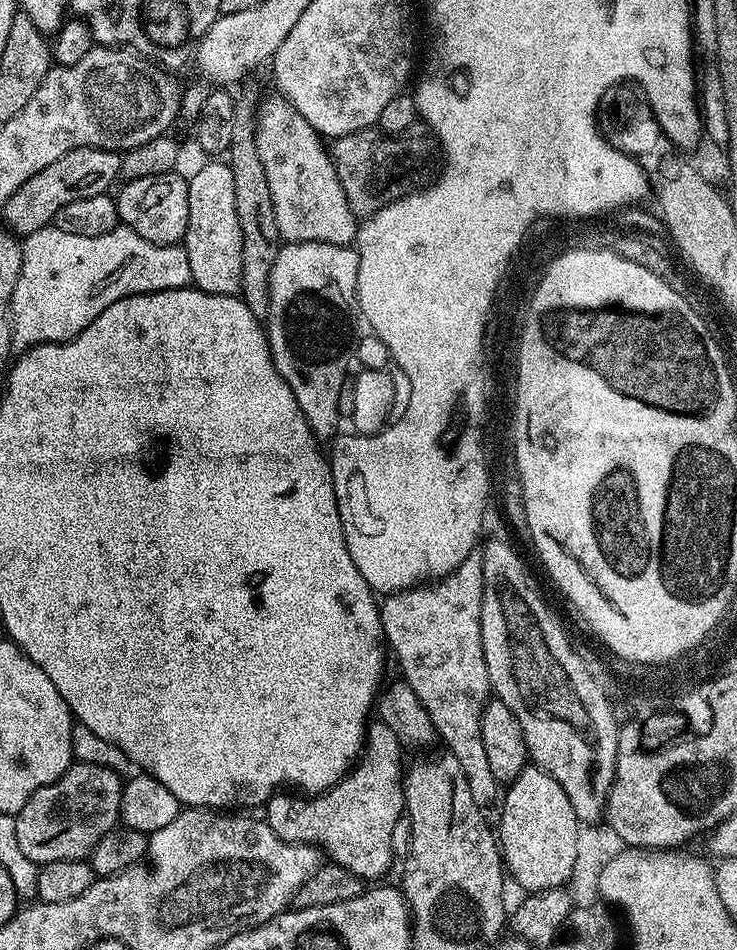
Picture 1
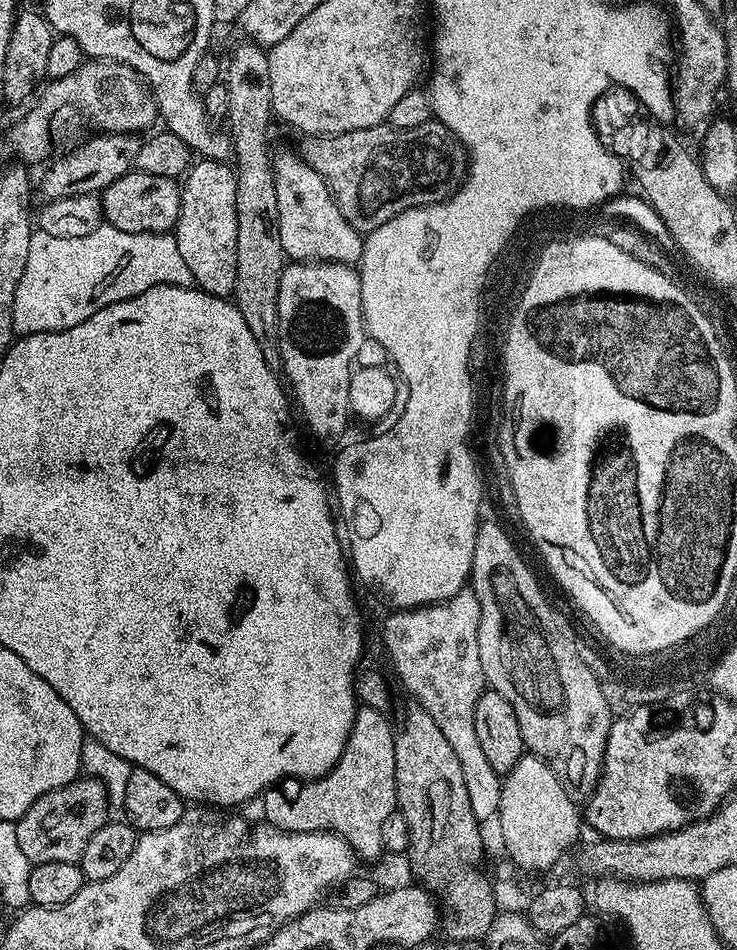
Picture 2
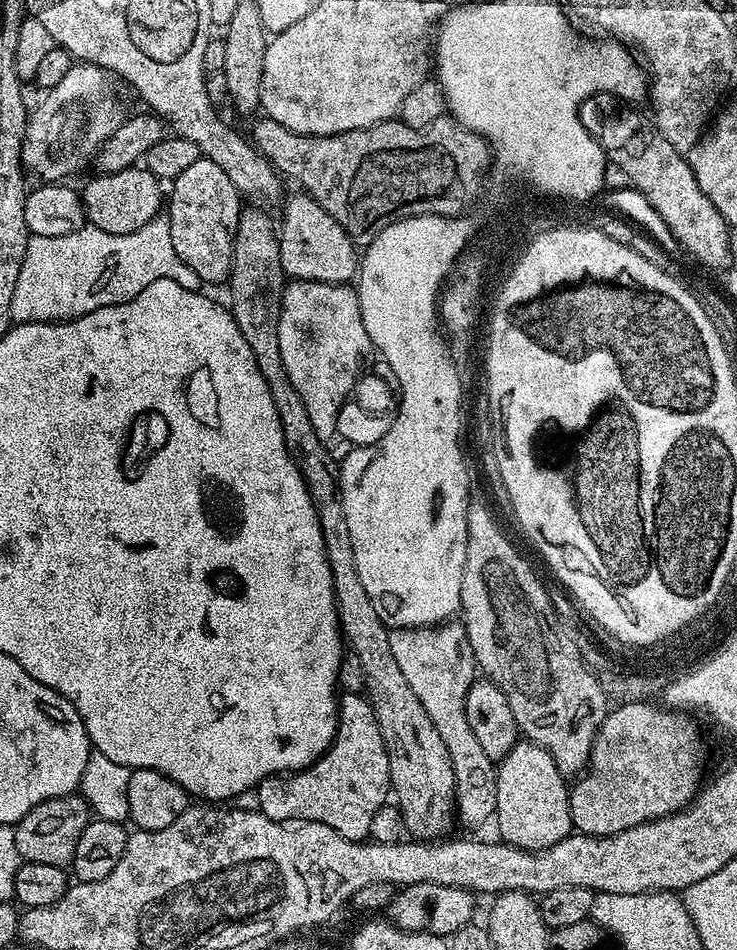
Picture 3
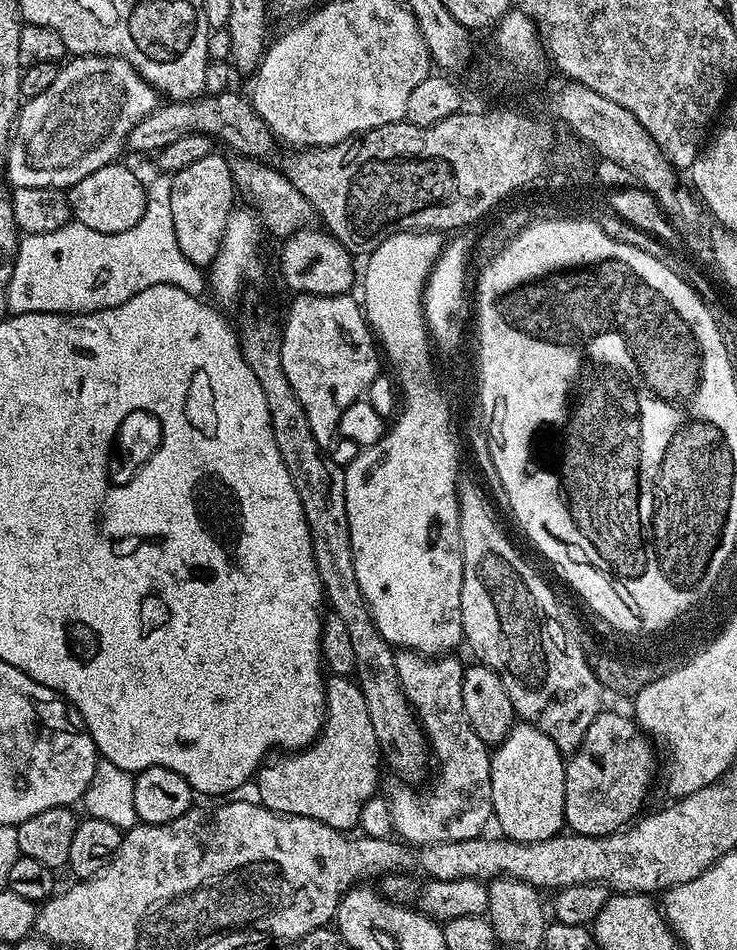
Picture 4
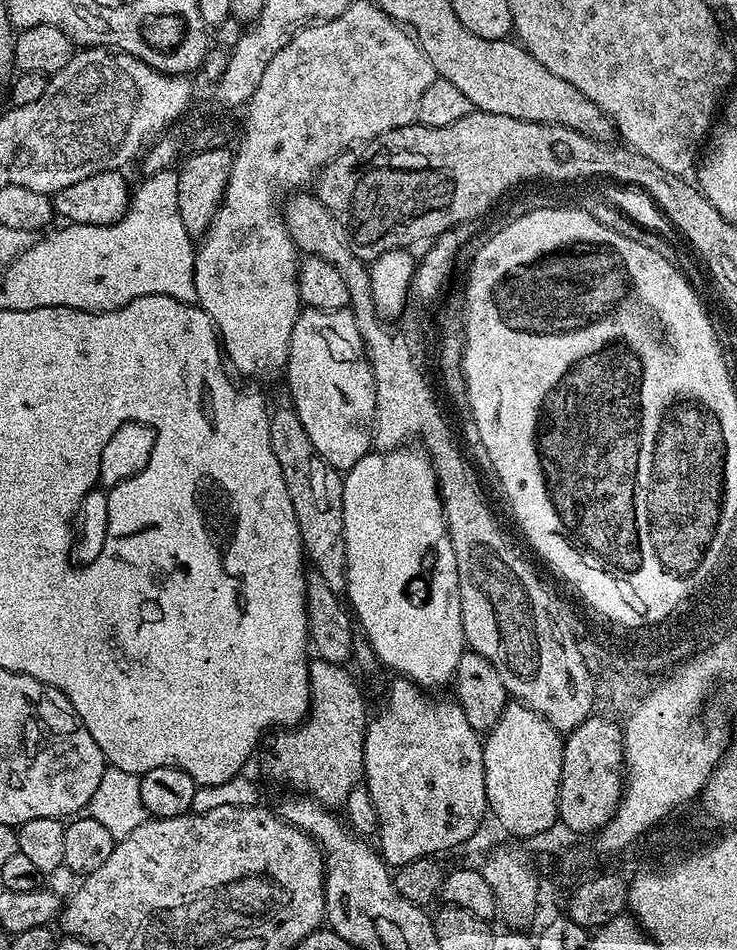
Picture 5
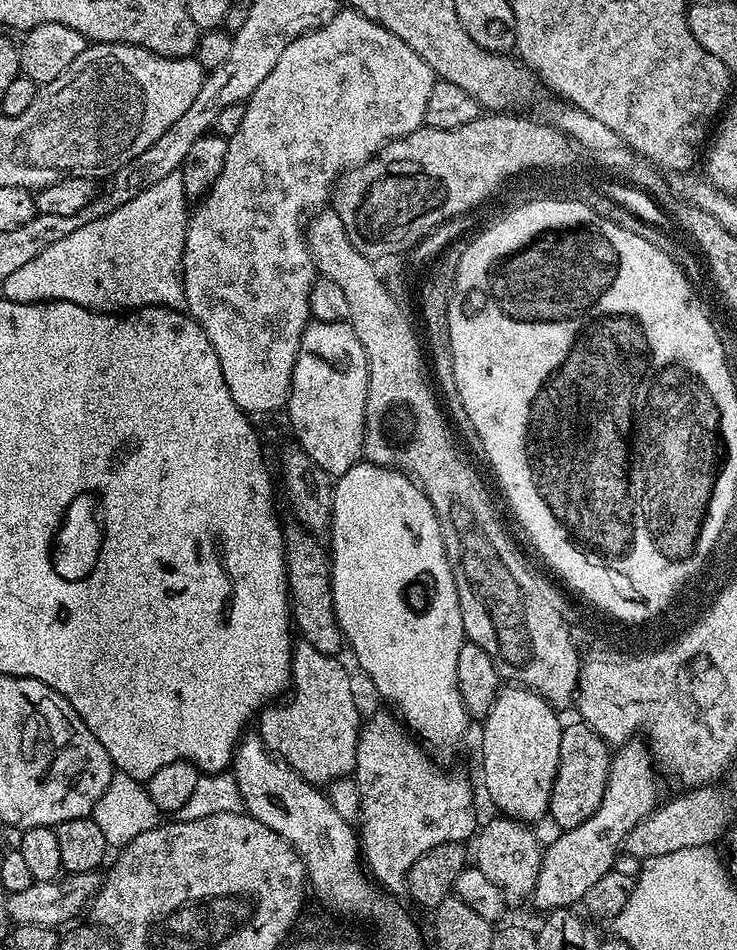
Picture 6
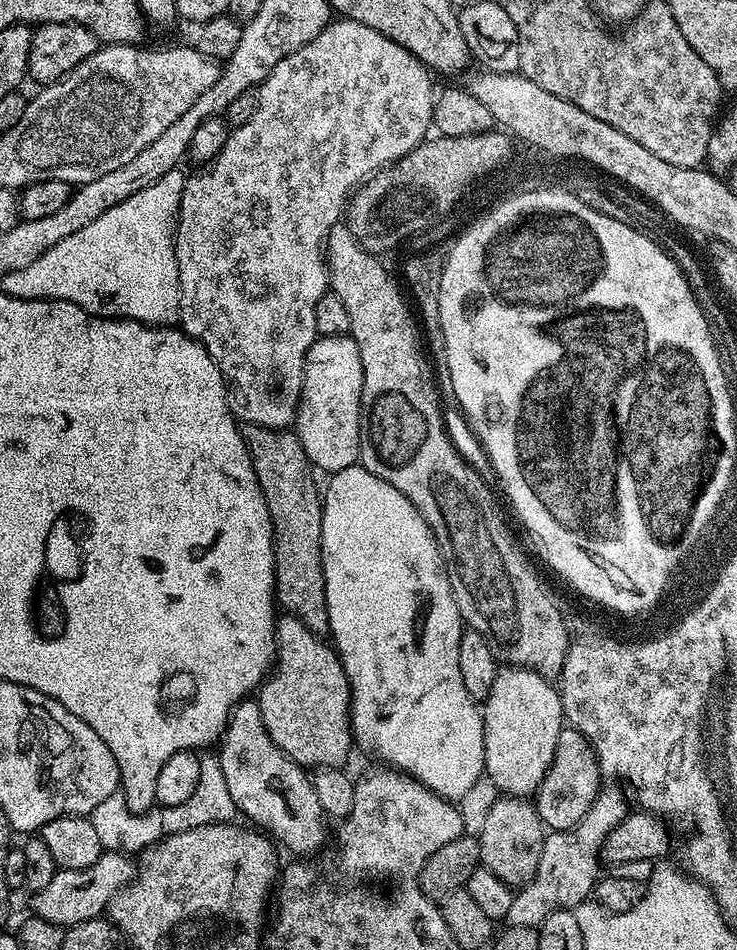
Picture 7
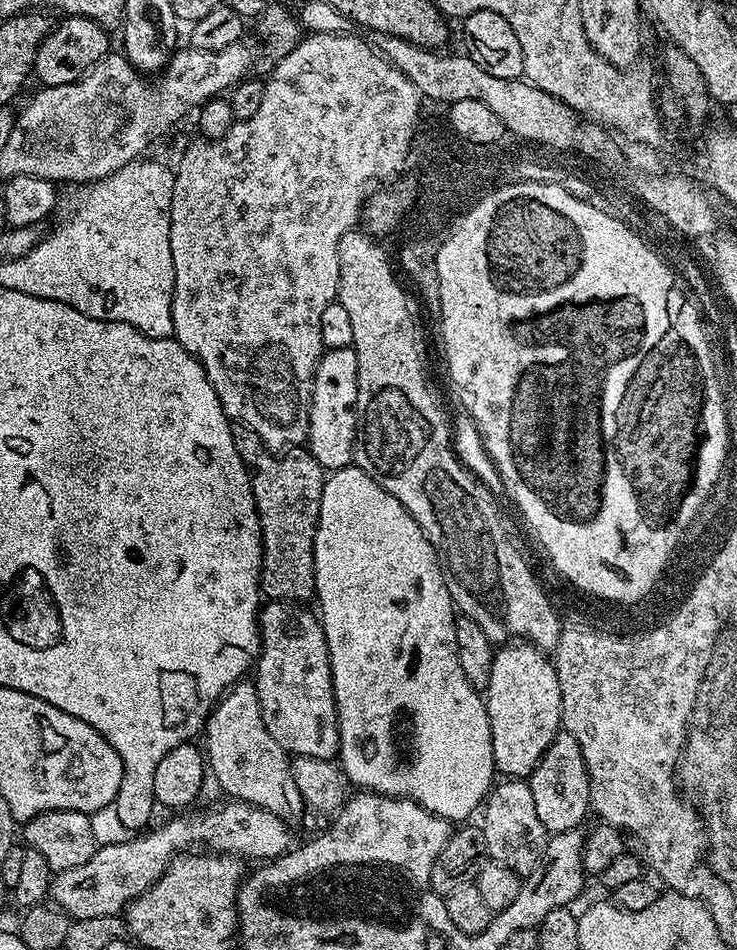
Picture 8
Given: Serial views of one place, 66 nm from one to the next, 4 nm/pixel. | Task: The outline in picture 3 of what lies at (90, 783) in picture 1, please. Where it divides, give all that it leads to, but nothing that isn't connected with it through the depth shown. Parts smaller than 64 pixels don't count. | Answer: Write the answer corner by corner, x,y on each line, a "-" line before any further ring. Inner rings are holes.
79,794
50,798
30,810
14,826
14,842
18,846
18,854
24,862
46,862
46,866
64,868
71,865
74,850
78,850
78,838
82,838
82,830
86,830
90,819
87,801

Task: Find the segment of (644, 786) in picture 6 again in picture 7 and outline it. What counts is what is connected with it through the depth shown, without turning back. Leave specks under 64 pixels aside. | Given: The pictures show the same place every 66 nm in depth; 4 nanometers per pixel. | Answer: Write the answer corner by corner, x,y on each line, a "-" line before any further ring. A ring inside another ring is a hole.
620,786
601,787
590,810
582,814
582,822
578,822
573,828
549,831
545,835
542,858
538,858
538,870
534,877
536,892
530,893
529,896
513,895
506,917
508,924
536,928
547,916
554,914
554,910
573,910
593,895
596,881
602,875
602,842
606,842
606,834
610,834
610,830
614,830
614,826
618,826
618,822
630,811
623,791
625,792
625,789

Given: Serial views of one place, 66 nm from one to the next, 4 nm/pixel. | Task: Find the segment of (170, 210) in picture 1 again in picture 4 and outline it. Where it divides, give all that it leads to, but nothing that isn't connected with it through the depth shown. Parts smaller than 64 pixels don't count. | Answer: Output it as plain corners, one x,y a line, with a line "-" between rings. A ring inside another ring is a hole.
124,162
107,164
102,166
102,170
94,170
94,174
86,174
82,182
67,189
66,195
72,220
102,234
118,234
122,230
130,230
130,226
140,221
148,205
145,181
140,181

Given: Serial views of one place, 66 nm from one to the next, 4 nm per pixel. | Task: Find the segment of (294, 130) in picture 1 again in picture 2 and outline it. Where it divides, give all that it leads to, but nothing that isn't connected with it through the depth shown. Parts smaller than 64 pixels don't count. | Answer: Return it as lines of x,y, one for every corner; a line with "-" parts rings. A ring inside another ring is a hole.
295,151
284,152
274,160
276,173
276,193
278,194
278,234
282,238
282,250
285,257
292,262
327,262
330,264
359,265
360,255
364,249
364,236
342,218
332,191
326,182

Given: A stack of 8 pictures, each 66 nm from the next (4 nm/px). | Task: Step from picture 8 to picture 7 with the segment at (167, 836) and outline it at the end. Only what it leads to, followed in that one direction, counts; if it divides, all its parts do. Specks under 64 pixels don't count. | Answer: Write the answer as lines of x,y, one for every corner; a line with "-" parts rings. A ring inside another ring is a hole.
105,852
100,855
94,866
82,870
61,868
50,878
46,890
38,890
31,897
31,911
38,918
46,918
61,926
86,922
95,916
104,916
109,904
117,894
136,876
137,865
131,855
123,852

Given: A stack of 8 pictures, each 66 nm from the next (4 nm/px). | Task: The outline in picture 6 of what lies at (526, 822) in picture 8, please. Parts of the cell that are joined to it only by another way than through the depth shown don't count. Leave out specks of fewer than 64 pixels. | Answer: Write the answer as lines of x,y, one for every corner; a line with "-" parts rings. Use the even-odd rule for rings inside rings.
511,818
492,820
475,837
474,866
494,882
504,892
504,899
509,905
527,901
536,890
538,874
542,871
540,844
527,823

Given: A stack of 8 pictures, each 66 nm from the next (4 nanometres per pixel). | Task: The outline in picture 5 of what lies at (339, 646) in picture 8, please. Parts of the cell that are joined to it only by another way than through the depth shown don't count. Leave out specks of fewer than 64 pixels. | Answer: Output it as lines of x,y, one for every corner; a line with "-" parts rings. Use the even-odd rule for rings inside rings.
405,446
393,448
390,452
369,451
368,455
354,462
354,466
344,476
342,506
344,507
344,537
346,538
346,578
348,579
346,600
348,596
347,603
354,613
355,623
366,637
368,645
374,650
377,661
383,667
385,664
386,667
393,668
396,674
411,680
421,689
429,690
428,688
436,688
447,680
449,683
455,677
458,662
464,657
466,651
466,641
462,626
458,562
454,558
454,546
450,542
450,534
444,517
444,504
440,501
440,486
436,482
436,472
432,468
432,461
423,451
411,452
410,449
411,447

